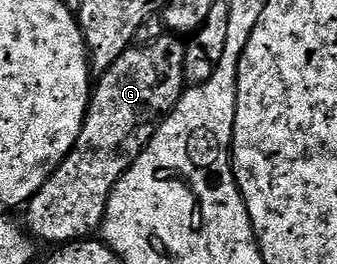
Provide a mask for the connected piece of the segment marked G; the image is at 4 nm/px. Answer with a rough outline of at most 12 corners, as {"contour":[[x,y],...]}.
{"contour":[[185,45],[127,48],[71,154],[25,206],[32,238],[100,228],[183,95]]}

